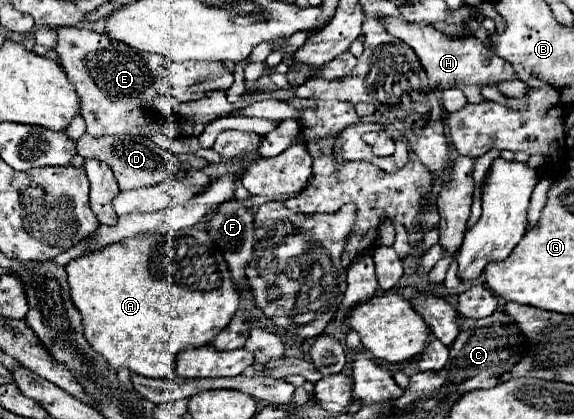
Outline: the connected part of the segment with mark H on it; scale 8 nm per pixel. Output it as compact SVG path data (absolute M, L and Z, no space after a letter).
M383 16L383 24L389 34L397 36L401 42L405 42L415 50L423 70L427 72L431 88L437 92L443 92L459 84L485 84L489 80L513 78L511 64L495 56L481 40L473 36L443 36L435 28L429 28L429 24L413 24L413 22L405 22L389 16Z

